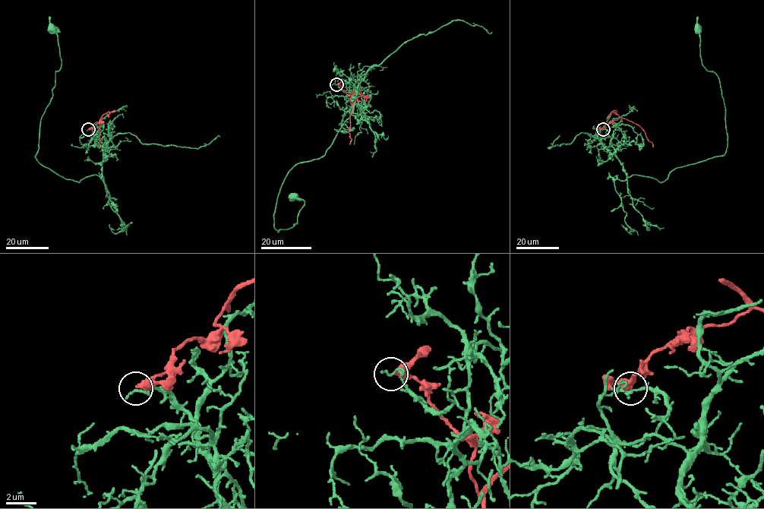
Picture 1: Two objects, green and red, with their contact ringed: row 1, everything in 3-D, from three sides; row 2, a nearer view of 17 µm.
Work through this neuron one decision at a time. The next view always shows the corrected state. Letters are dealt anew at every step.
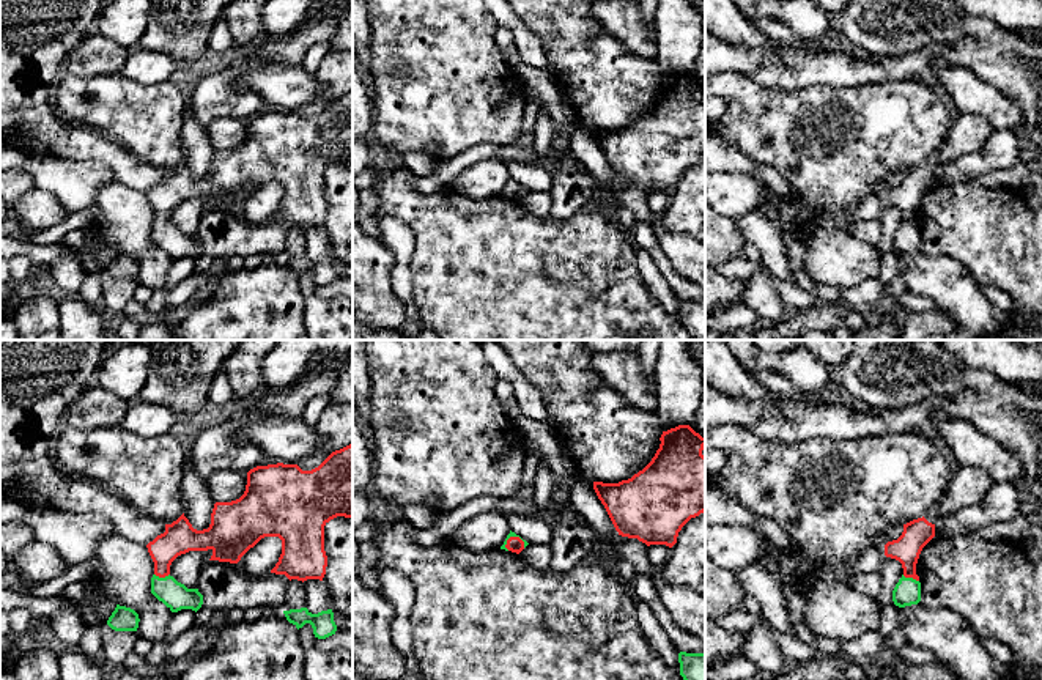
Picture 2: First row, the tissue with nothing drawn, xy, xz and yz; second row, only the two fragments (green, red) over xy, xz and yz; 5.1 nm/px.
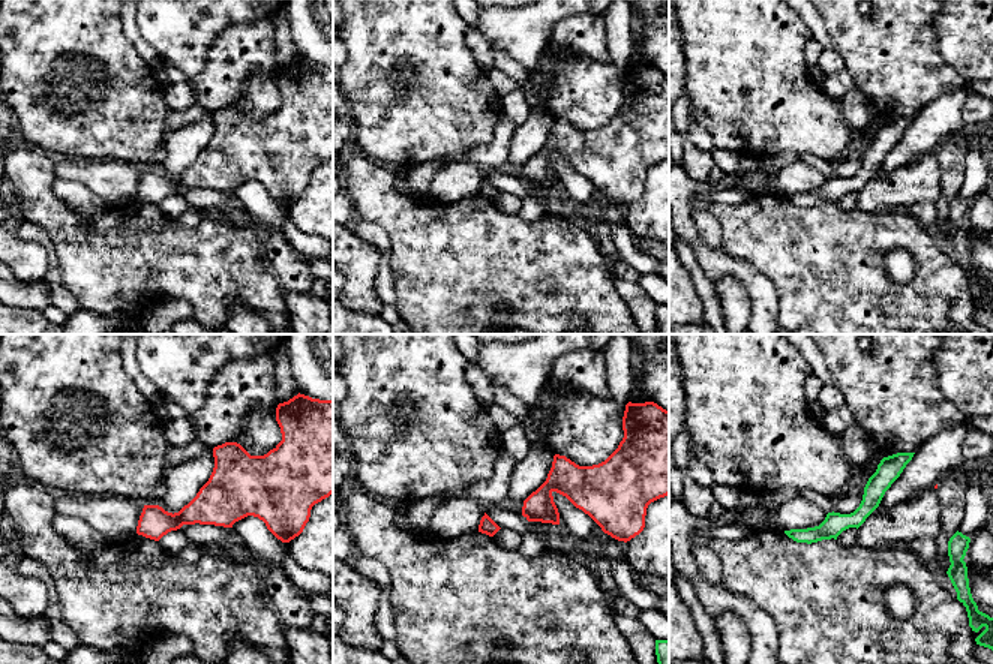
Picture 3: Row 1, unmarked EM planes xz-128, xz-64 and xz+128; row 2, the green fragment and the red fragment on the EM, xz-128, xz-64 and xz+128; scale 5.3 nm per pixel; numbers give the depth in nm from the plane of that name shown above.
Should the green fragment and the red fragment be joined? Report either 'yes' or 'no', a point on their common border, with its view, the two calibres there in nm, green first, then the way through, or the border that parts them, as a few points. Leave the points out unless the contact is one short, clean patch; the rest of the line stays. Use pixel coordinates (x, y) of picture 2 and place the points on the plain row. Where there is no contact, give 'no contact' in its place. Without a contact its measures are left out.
no; contact yz (910, 225); calibres 140 and 150 nm

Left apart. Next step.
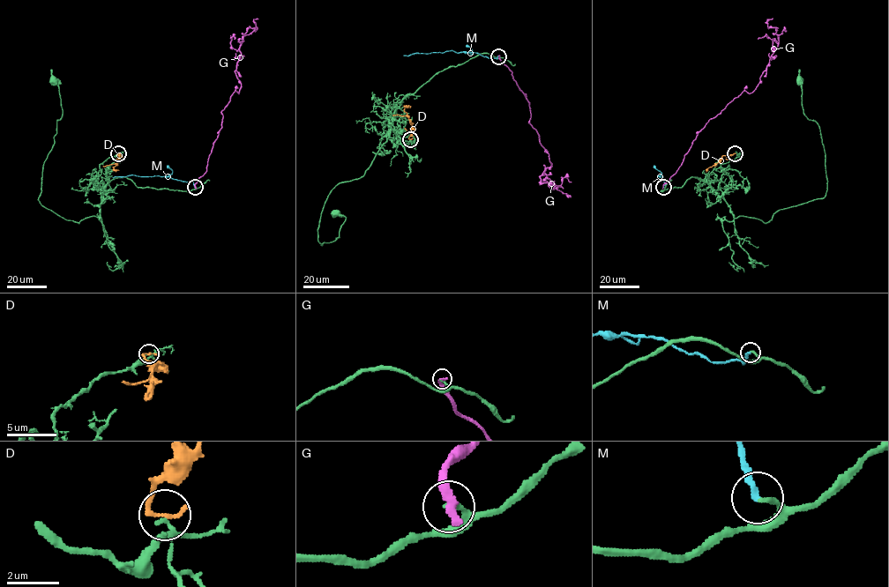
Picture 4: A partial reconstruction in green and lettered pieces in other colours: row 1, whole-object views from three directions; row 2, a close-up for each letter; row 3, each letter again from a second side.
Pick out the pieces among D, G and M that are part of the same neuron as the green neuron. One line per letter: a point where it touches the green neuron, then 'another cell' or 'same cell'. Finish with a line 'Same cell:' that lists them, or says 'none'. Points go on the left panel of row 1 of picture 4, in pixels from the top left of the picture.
D: contact (118, 153); another cell
G: contact (195, 187); another cell
M: contact (195, 187); another cell
Same cell: none

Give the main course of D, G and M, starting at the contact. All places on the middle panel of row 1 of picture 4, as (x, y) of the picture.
D: (410, 139), (412, 125), (404, 110), (405, 107), (410, 107)
G: (498, 55), (529, 102), (529, 123), (551, 166), (544, 170), (549, 187), (559, 185), (565, 175), (571, 182)
M: (498, 55), (489, 58), (475, 53), (450, 50), (404, 55)

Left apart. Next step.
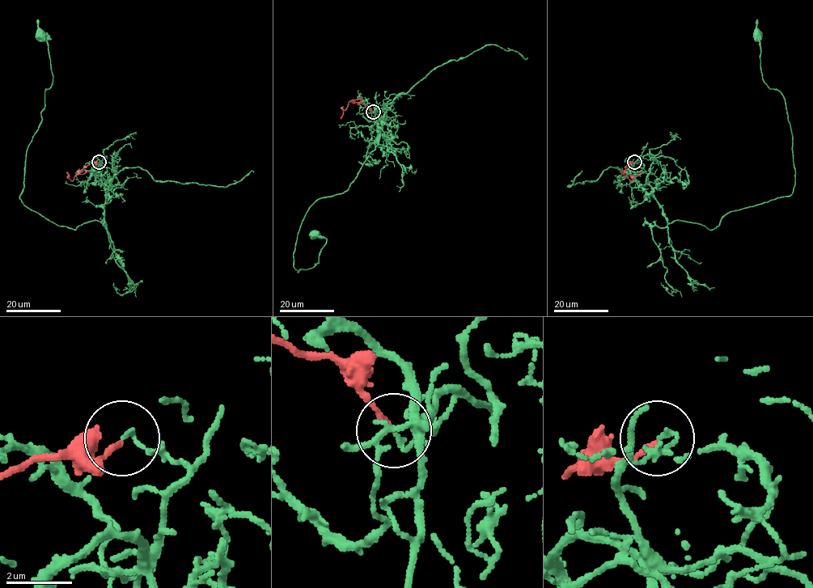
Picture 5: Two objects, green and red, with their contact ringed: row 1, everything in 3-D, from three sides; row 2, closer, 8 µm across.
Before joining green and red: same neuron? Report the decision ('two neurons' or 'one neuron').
two neurons

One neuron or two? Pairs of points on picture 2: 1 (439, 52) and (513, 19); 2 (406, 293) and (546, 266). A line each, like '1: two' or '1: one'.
1: two
2: two

